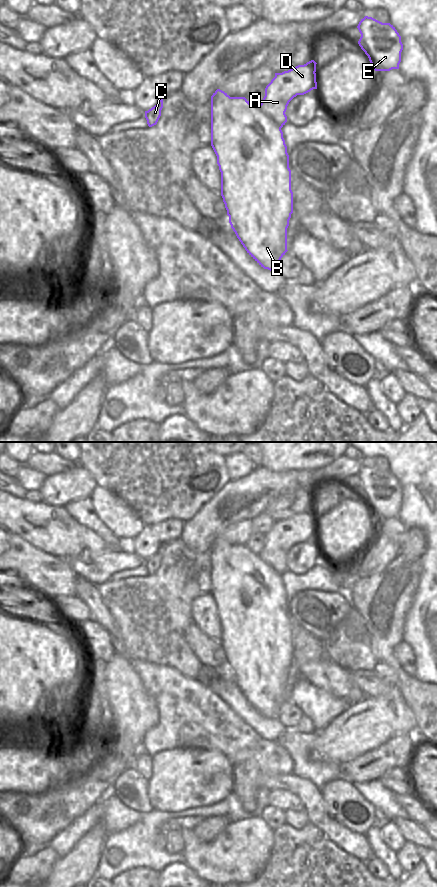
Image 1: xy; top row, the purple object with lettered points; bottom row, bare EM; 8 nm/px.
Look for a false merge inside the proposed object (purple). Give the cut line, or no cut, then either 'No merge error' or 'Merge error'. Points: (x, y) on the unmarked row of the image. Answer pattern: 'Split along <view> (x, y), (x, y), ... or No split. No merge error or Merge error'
Split along xy (275, 524), (285, 524), (283, 537), (297, 542). Merge error

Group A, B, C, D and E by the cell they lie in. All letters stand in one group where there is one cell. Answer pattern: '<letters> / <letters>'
A B C E / D

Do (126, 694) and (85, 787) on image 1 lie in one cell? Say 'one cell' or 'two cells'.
one cell

